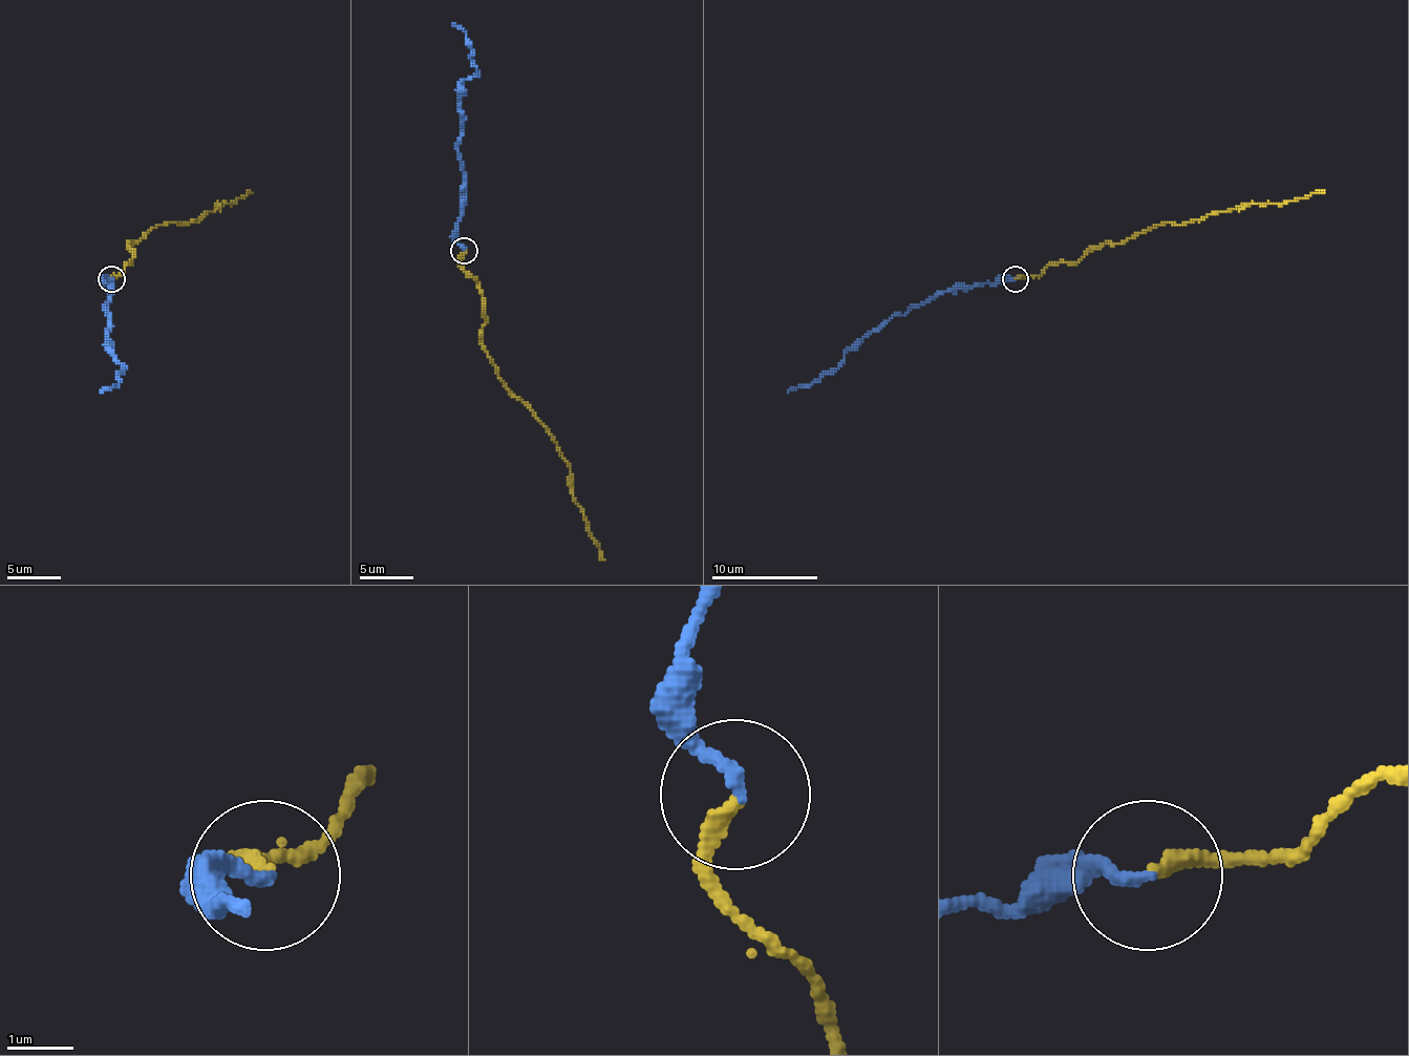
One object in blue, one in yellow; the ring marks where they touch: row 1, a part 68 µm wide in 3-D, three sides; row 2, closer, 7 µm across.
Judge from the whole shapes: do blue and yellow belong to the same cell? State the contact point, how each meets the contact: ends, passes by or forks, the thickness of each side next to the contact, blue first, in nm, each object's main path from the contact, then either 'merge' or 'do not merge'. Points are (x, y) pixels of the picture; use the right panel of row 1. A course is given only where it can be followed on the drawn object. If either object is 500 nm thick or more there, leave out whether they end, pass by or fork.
at (1016, 278); blue ends there; yellow ends there; 190 nm thick on the blue side, 220 nm on the other; blue runs (1015, 278), (937, 292), (902, 315), (892, 315), (850, 350), (836, 368), (788, 393); yellow runs (1015, 278), (1039, 275), (1049, 265), (1076, 262), (1087, 251), (1156, 225), (1186, 225), (1210, 214), (1324, 192); merge

